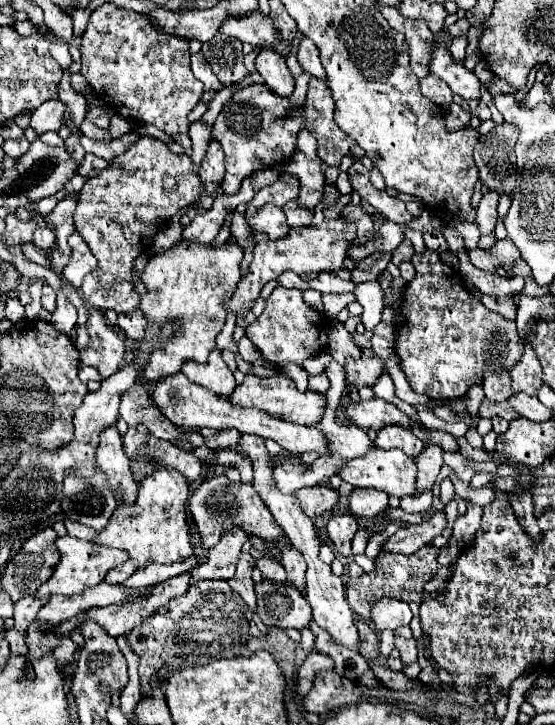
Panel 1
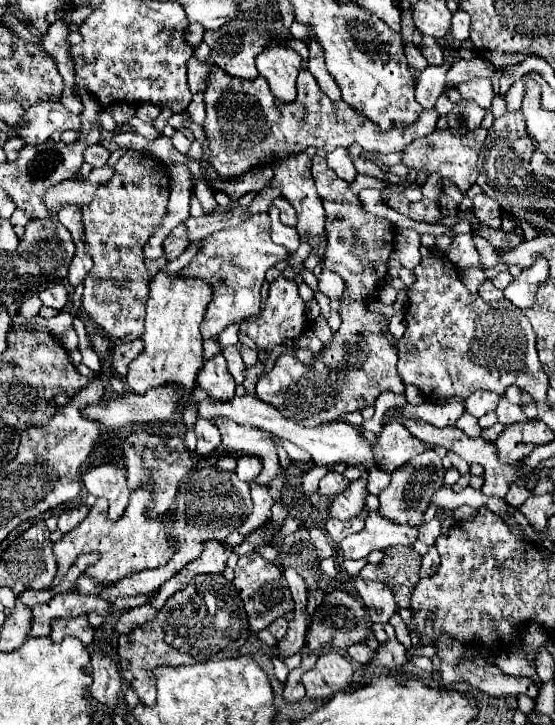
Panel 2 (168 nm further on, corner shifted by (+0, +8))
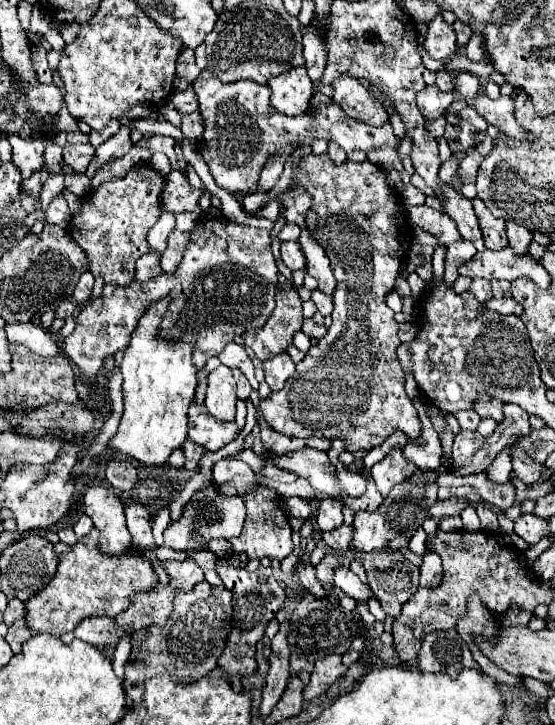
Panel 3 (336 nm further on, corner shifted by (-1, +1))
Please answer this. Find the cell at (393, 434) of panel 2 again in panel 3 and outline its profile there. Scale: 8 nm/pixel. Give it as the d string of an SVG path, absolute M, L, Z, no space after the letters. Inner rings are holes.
M392 449L380 463L370 469L370 473L378 491L382 493L382 497L386 497L394 485L408 481L416 473L416 469L418 467L414 463L404 459L400 449Z

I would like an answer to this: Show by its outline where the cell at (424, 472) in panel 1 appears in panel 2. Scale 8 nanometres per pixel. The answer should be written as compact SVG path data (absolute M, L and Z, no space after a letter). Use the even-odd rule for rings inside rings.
M433 448L425 450L417 458L417 466L409 464L407 468L401 466L391 474L391 484L379 494L379 512L381 516L387 516L389 520L395 520L397 524L421 524L421 516L429 506L429 498L441 488L443 484L445 468L441 466L441 458Z

